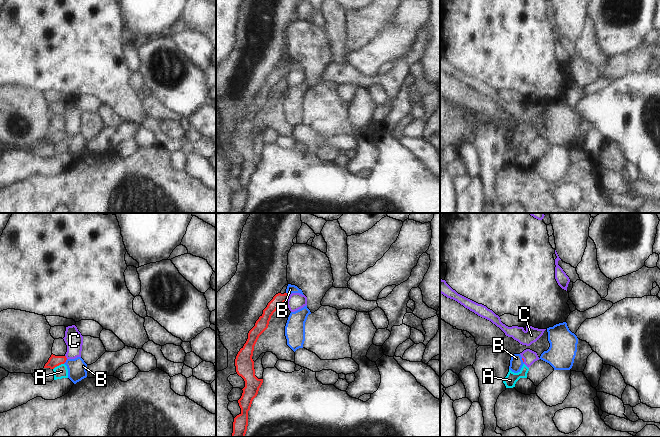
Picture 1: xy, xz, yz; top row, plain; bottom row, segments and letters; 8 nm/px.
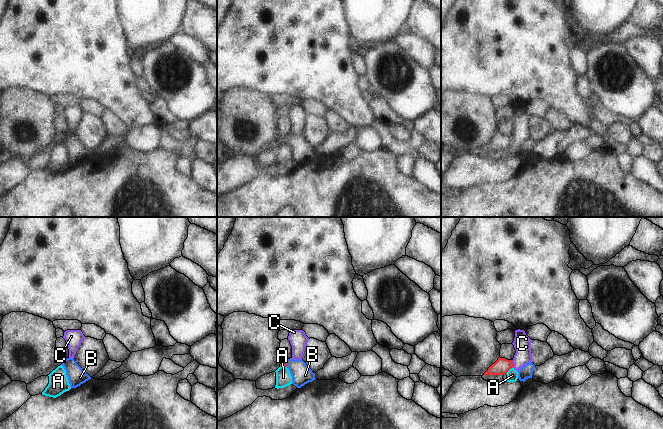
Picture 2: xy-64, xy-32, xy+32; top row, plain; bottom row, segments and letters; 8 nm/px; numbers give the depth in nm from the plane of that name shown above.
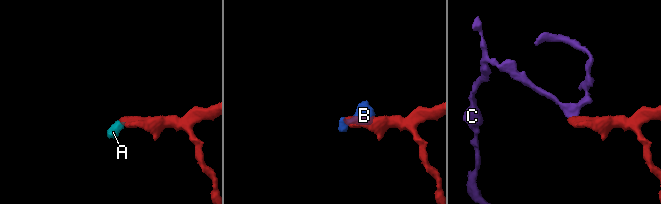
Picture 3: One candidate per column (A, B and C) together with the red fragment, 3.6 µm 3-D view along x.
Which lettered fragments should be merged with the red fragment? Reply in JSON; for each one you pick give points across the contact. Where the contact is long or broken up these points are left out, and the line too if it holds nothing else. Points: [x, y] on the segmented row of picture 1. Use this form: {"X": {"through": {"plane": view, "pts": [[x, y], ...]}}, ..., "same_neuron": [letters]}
{"B": {"through": {"plane": "xy", "pts": [[54, 361], [65, 361], [76, 367]]}}, "same_neuron": ["B"]}

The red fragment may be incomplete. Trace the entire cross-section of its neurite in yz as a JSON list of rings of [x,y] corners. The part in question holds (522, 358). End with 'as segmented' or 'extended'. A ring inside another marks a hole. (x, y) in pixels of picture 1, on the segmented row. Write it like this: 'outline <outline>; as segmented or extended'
outline [[[514,354],[511,356],[509,369],[514,373],[518,373],[520,372],[523,364],[524,364],[524,359],[521,357],[521,355]]]; extended

